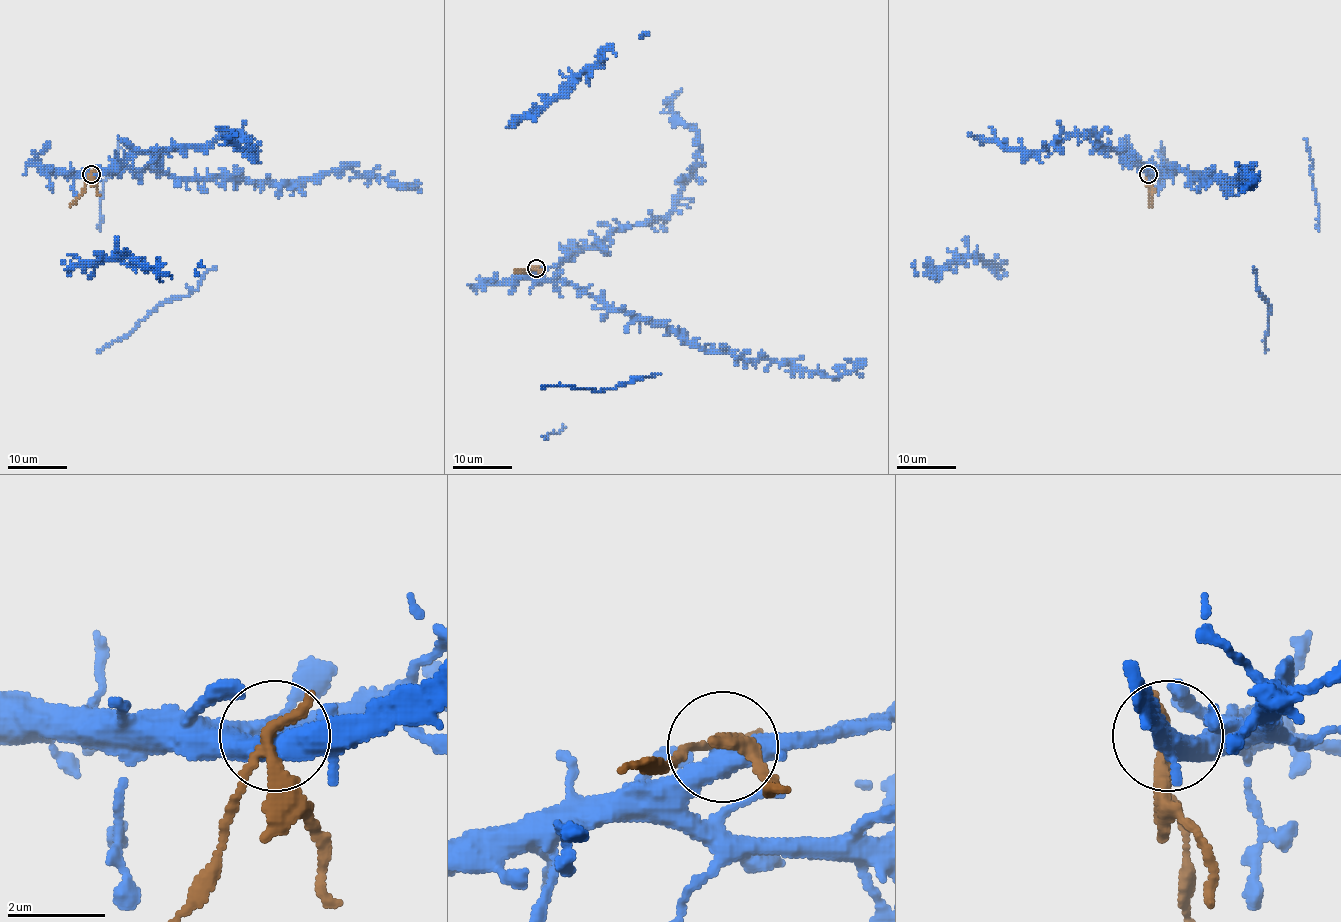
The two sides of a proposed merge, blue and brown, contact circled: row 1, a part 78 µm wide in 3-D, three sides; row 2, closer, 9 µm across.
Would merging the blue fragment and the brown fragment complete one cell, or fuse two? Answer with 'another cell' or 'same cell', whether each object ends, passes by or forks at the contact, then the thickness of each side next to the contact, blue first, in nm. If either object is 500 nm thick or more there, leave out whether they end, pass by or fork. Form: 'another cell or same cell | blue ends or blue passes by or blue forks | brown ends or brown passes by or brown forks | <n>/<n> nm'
another cell | blue passes by | brown passes by | 480/220 nm

